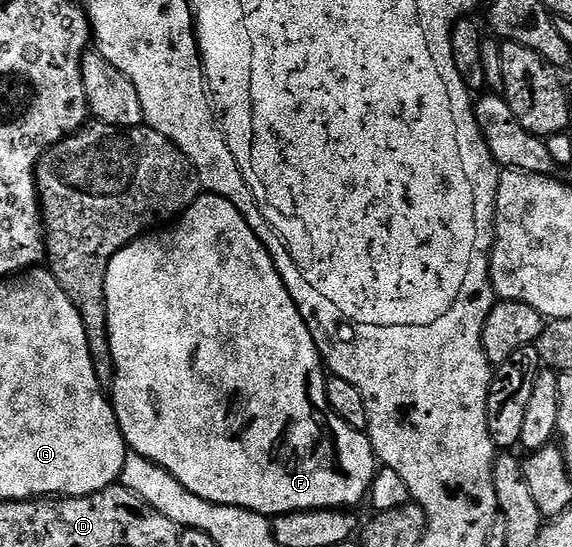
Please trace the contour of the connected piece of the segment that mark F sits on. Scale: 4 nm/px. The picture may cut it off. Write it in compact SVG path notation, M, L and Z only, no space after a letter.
M200 194L170 226L148 231L131 240L109 262L104 280L108 342L112 366L115 367L109 399L128 449L161 465L166 472L173 474L173 478L177 478L177 482L181 482L181 486L185 486L185 490L189 490L189 494L197 494L197 498L205 498L205 502L237 506L268 518L295 511L347 510L351 508L350 504L359 504L362 500L364 503L377 471L377 457L371 448L371 439L356 428L348 428L327 407L324 365L286 290L274 258L257 238L249 222L245 222L241 210L237 210L233 202L210 194Z

